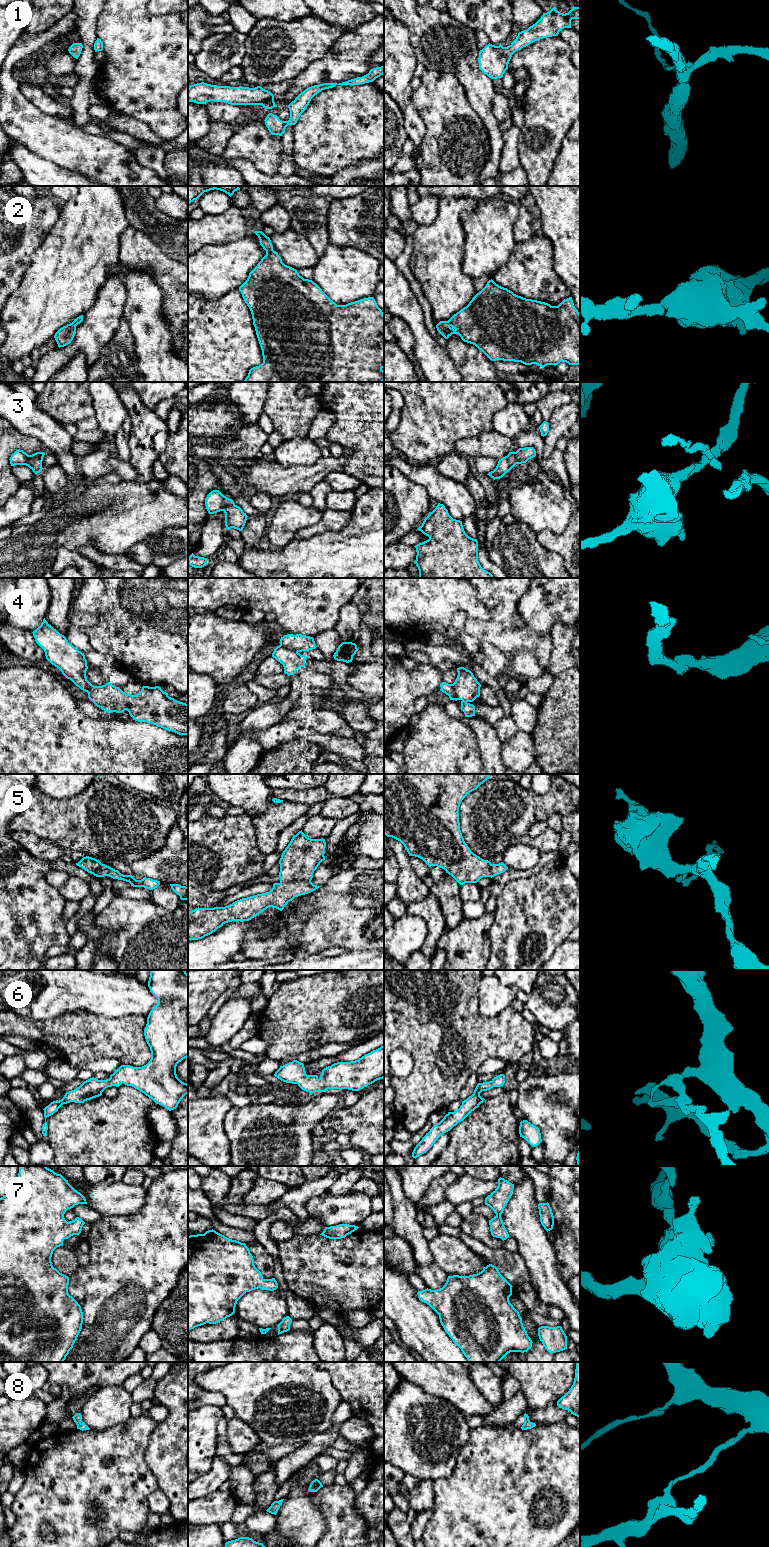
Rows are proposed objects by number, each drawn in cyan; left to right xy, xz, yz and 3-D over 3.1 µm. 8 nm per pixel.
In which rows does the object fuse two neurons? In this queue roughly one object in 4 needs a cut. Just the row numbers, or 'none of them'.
4

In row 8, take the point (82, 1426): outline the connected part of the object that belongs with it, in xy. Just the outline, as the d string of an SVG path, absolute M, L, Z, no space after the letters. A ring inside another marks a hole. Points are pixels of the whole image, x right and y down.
M81 1413L75 1414L73 1417L74 1422L77 1425L77 1429L80 1430L89 1430L90 1428L82 1421L82 1415Z

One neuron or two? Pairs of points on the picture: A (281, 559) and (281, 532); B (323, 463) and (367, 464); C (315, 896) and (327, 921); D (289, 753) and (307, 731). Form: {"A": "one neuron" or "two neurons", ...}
{"A": "two neurons", "B": "two neurons", "C": "two neurons", "D": "two neurons"}

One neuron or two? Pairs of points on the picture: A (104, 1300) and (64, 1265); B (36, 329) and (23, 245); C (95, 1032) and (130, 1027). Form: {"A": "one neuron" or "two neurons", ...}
{"A": "two neurons", "B": "two neurons", "C": "one neuron"}

